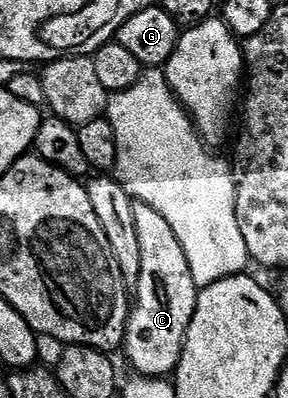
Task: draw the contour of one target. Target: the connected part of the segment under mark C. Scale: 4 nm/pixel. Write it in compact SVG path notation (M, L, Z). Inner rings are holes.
M134 200L135 227L143 263L135 286L135 300L125 325L123 354L133 364L132 372L142 377L168 378L181 362L185 336L197 310L199 287L191 275L183 243L179 243L171 223L147 203Z

